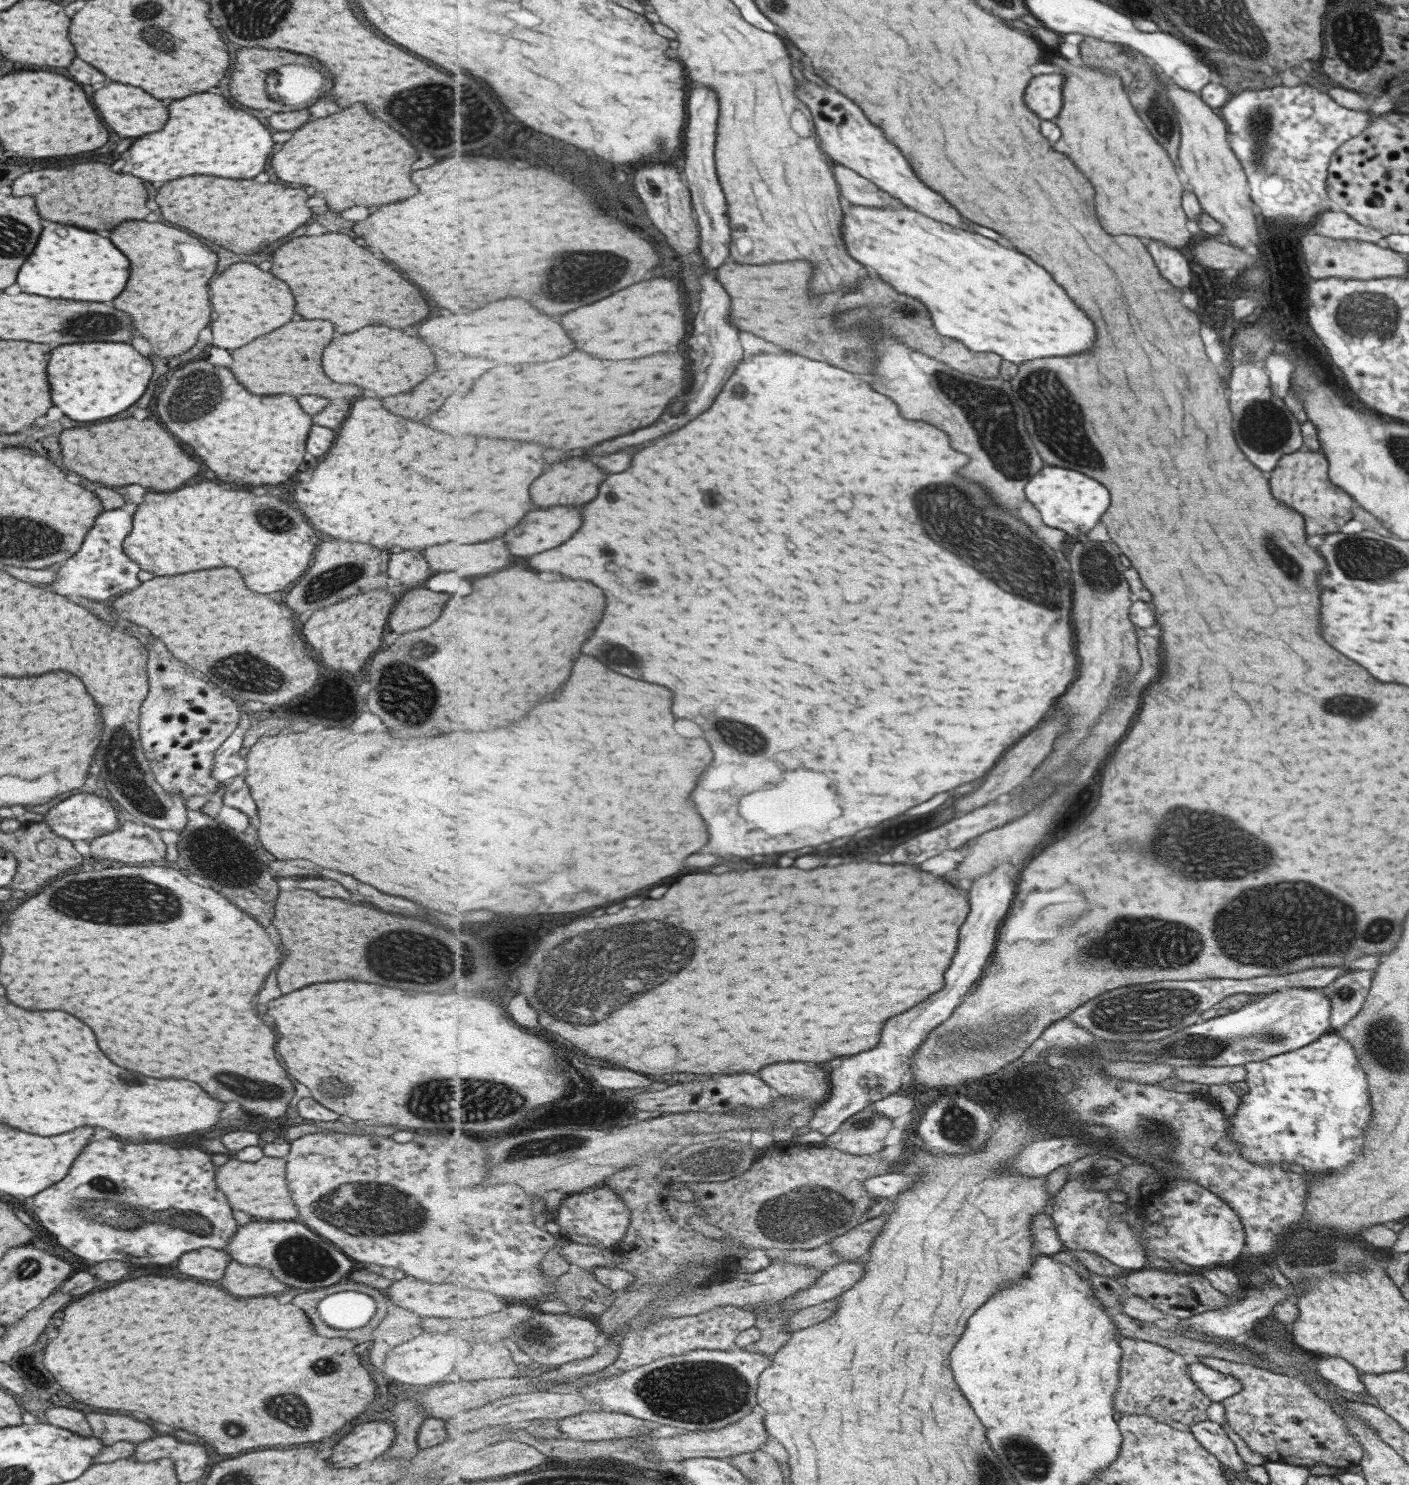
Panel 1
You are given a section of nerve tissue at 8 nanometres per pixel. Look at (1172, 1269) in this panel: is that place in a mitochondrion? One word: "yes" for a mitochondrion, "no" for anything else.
no

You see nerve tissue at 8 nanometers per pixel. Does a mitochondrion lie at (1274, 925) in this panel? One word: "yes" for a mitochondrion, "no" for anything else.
yes

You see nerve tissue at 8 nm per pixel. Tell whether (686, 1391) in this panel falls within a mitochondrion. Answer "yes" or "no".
yes

